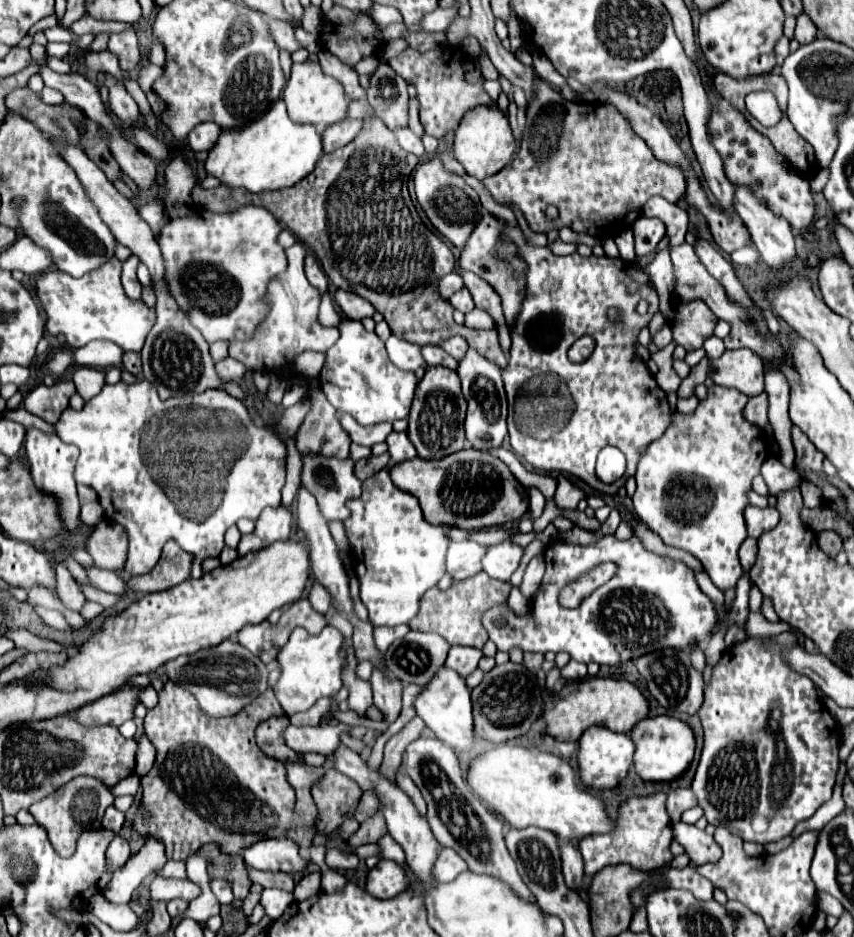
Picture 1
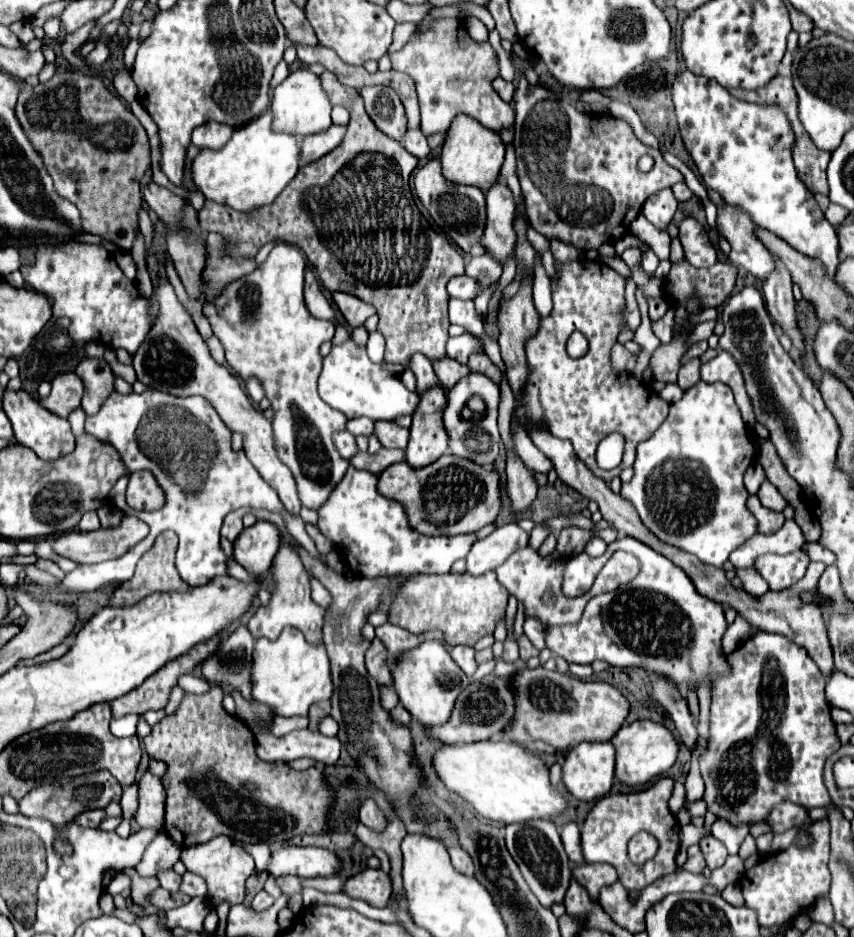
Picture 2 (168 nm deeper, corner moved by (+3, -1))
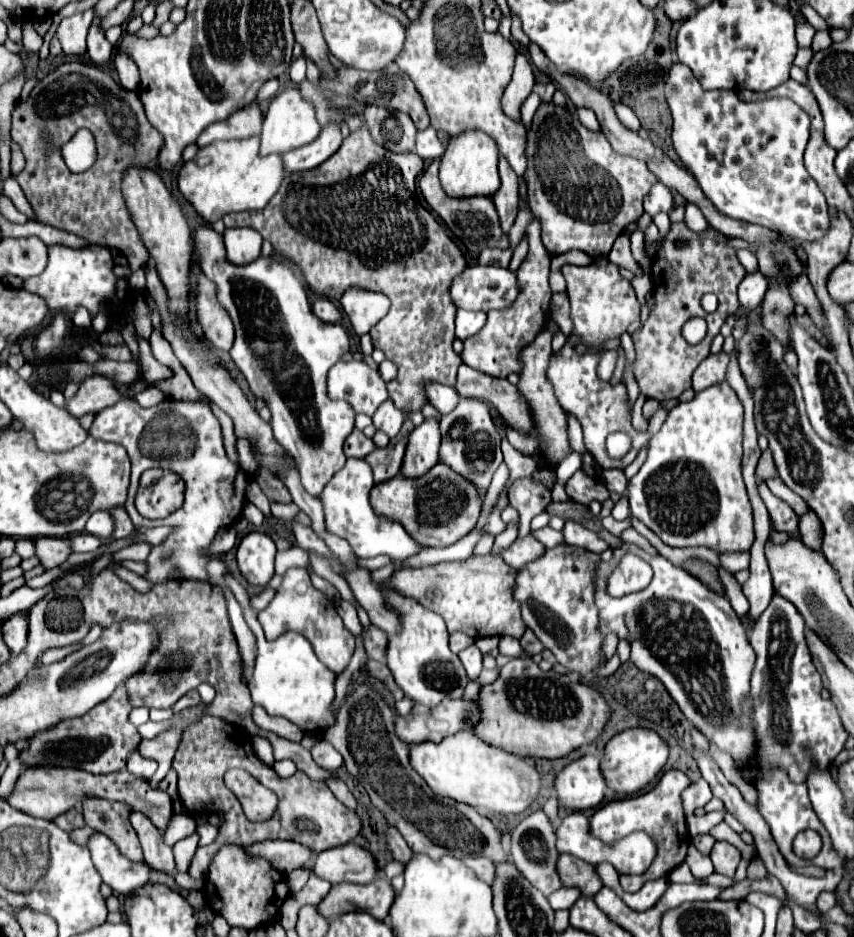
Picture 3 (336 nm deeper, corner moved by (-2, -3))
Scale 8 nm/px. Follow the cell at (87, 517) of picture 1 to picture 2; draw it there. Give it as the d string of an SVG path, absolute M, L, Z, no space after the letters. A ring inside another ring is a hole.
M92 510L92 512L86 512L78 524L78 528L82 532L92 532L92 530L98 530L100 528L100 520L98 520L98 514Z

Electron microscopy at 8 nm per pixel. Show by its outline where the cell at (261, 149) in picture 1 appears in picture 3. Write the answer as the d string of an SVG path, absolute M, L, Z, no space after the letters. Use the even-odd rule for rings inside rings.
M249 136L247 140L213 142L205 148L199 148L197 156L181 166L179 190L195 206L197 214L207 224L217 218L223 218L229 212L261 210L281 188L281 182L287 176L287 172L283 170L283 156L263 156L259 152L259 144L259 136ZM203 158L207 158L207 164L203 164Z

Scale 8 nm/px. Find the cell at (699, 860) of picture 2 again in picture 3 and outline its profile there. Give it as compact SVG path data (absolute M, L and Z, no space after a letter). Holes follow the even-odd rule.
M703 834L703 836L697 836L695 840L693 840L693 844L695 844L695 848L703 854L703 856L709 856L711 854L711 848L713 848L713 838L709 836L709 834Z

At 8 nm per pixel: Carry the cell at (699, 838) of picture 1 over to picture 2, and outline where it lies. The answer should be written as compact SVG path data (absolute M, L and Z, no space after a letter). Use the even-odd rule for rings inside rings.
M708 836L700 842L700 848L702 848L702 854L706 858L706 864L710 870L714 868L720 868L724 862L726 862L726 848L724 844L720 844L720 840L716 840L714 836Z

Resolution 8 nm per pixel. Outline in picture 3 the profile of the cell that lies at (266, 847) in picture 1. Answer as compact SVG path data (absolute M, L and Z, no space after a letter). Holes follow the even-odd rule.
M351 842L319 852L317 858L313 858L301 868L313 872L315 876L331 884L341 884L341 882L367 884L379 874L373 856Z

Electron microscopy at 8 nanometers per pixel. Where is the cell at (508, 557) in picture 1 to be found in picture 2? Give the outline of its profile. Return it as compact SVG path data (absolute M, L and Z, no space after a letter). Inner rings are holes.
M522 548L520 552L514 552L500 568L496 568L498 582L512 594L516 596L518 602L524 604L524 616L526 618L538 618L544 626L544 630L550 630L552 626L562 626L562 624L576 624L582 616L582 610L586 606L588 596L580 598L568 598L562 592L562 576L564 576L564 566L568 562L568 556L552 552L548 556L540 556L536 550Z

